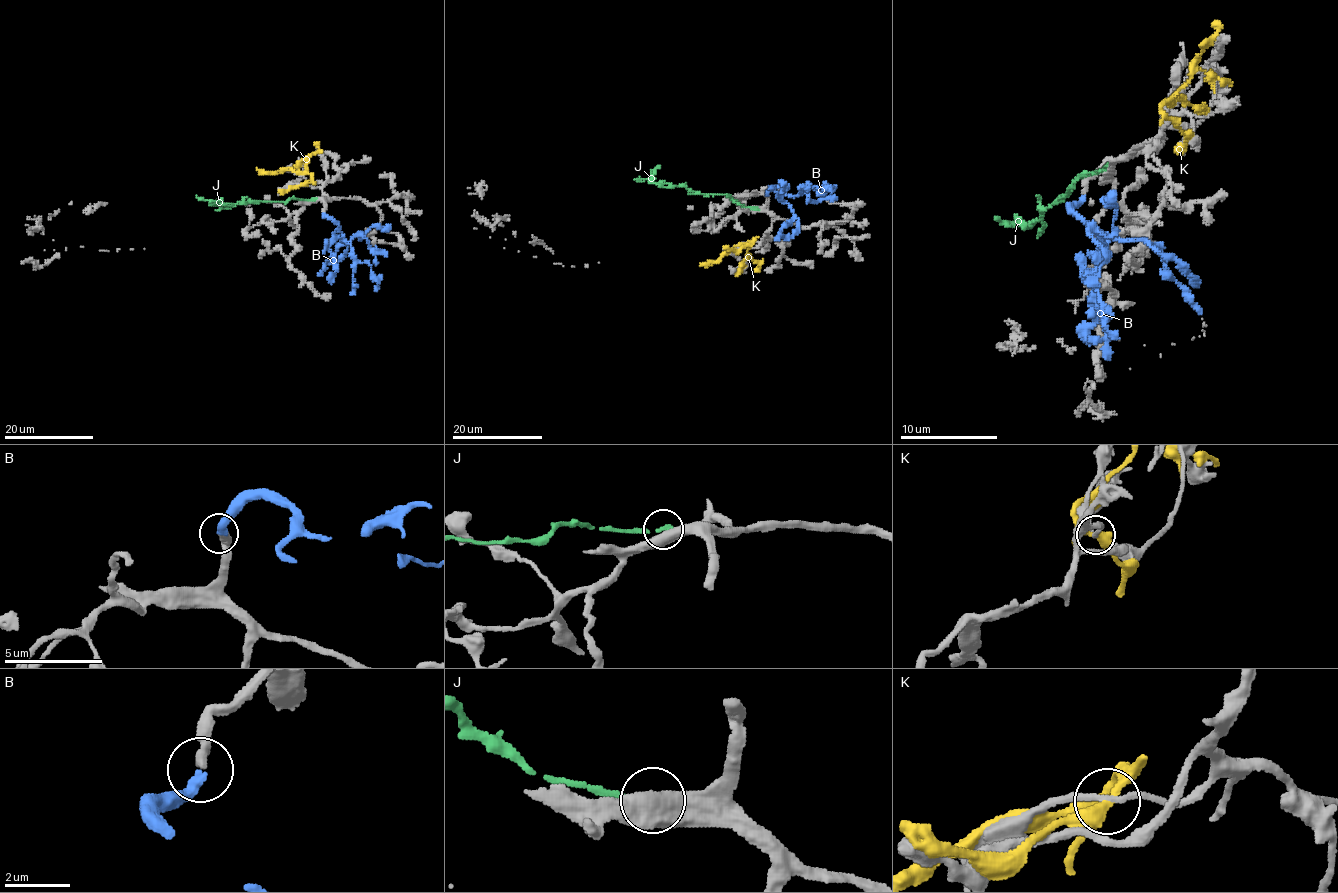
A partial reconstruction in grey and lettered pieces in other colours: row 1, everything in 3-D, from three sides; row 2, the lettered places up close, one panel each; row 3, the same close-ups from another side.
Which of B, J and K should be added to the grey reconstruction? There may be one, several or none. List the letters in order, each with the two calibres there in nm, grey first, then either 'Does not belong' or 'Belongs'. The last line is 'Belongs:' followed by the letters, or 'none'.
B: Thickness 360 nm (grey) against 340 nm. Belongs
J: Thickness 550 nm (grey) against 200 nm. Does not belong
K: Thickness 180 nm (grey) against 360 nm. Does not belong
Belongs: B

